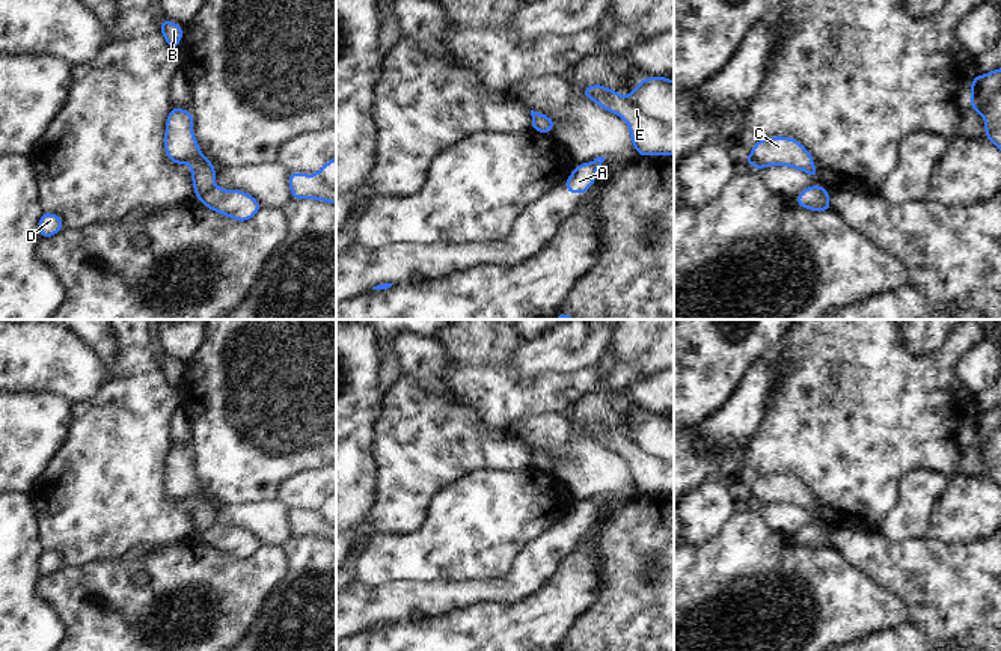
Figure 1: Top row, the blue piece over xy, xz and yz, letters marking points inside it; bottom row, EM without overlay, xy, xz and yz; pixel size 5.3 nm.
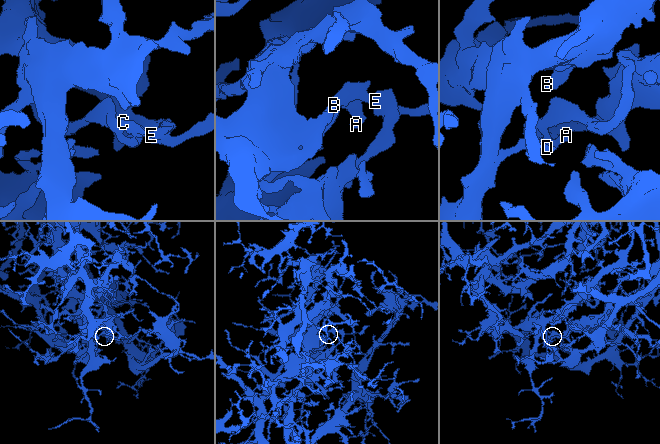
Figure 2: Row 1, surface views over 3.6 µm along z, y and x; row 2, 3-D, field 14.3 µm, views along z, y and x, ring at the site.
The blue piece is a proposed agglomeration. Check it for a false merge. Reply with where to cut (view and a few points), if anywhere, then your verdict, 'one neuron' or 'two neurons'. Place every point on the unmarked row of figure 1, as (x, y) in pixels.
cut xy (213, 522), (198, 535); two neurons

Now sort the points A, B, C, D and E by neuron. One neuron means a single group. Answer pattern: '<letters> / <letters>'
A / B C D E

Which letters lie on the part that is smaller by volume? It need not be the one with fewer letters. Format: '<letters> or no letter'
A

